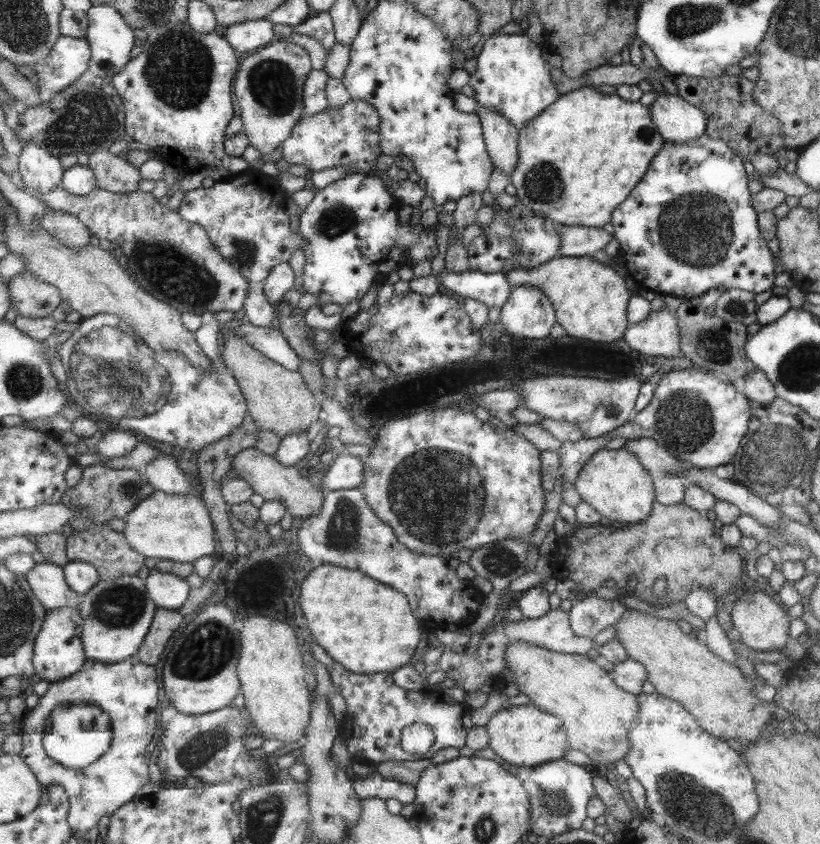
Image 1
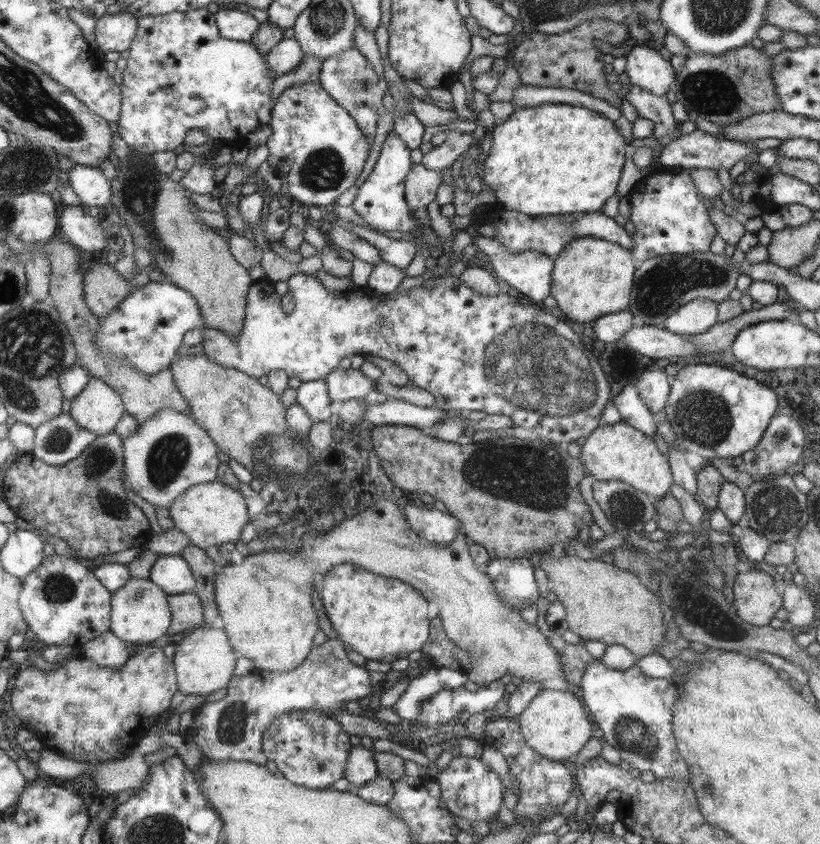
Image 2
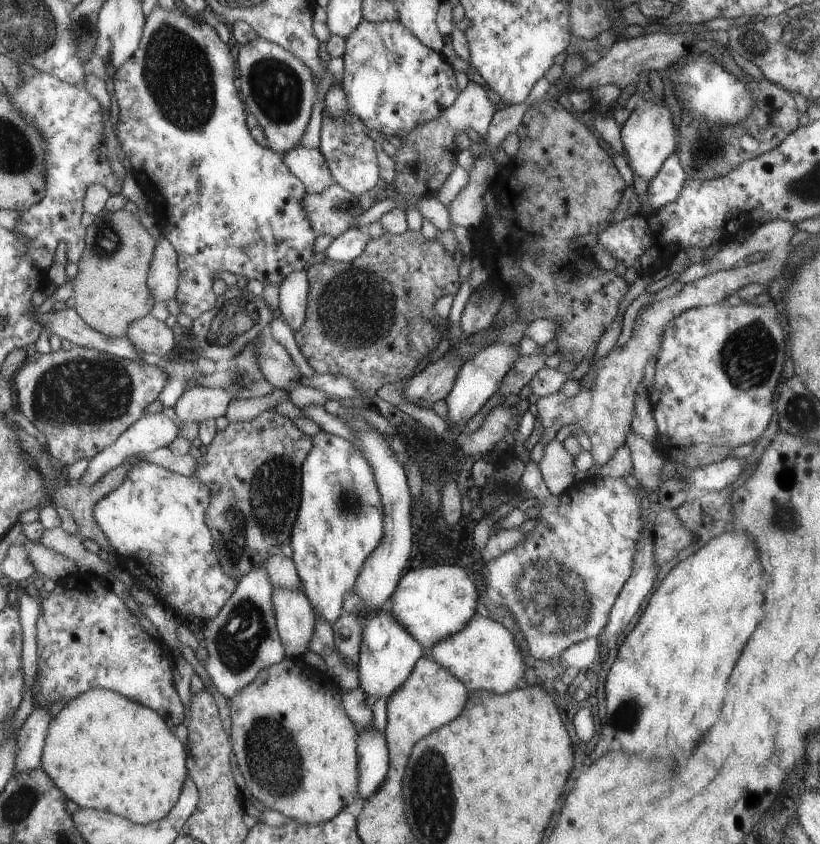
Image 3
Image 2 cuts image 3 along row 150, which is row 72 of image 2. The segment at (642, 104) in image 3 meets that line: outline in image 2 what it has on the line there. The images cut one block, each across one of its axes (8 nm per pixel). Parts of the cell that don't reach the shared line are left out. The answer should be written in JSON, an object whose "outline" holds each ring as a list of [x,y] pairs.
{"outline":[[[636,44],[625,56],[624,72],[631,85],[644,88],[654,95],[665,95],[675,72],[671,62],[663,60],[659,52],[646,44]]]}

